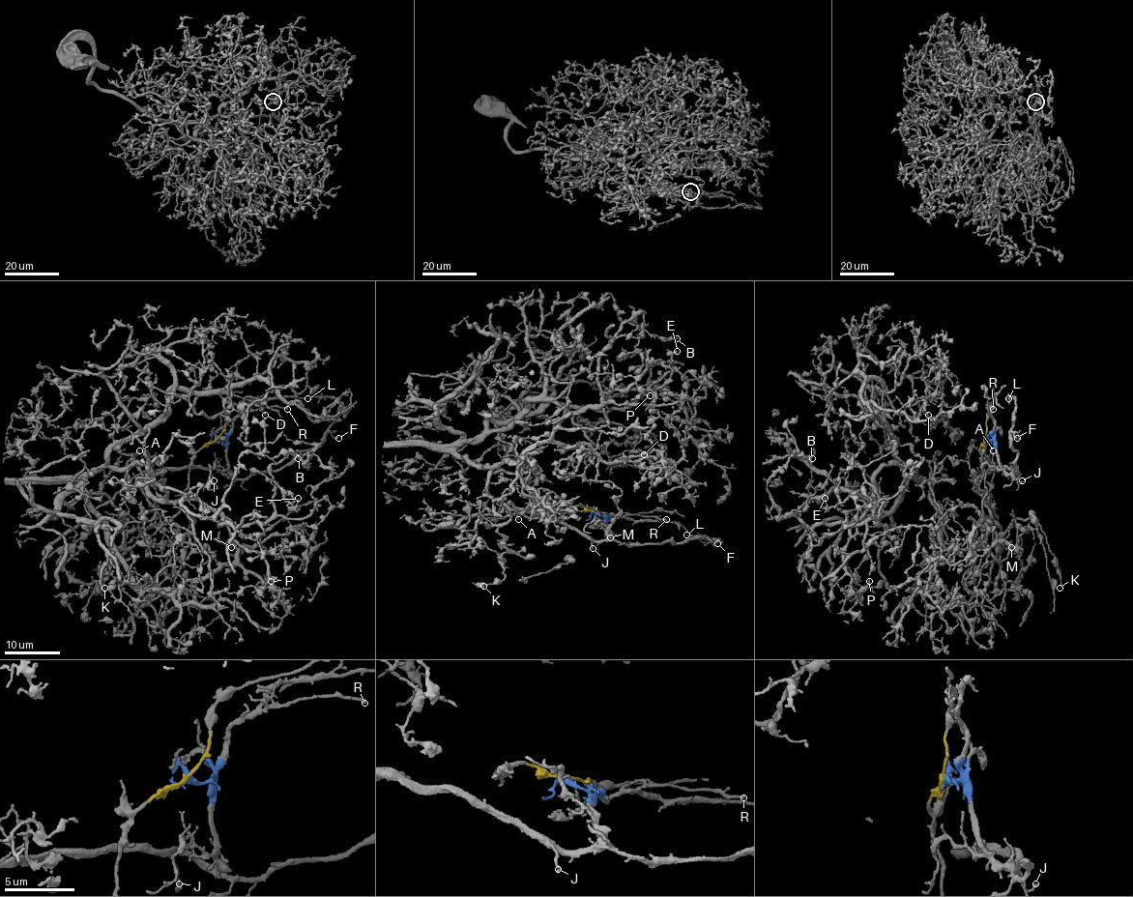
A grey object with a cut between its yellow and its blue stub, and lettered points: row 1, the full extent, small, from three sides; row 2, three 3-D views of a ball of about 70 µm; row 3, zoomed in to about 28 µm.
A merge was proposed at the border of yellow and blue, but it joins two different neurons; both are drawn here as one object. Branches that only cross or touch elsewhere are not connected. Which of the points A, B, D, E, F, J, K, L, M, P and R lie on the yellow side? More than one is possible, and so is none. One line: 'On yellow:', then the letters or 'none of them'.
On yellow: B, D, E, M, P

